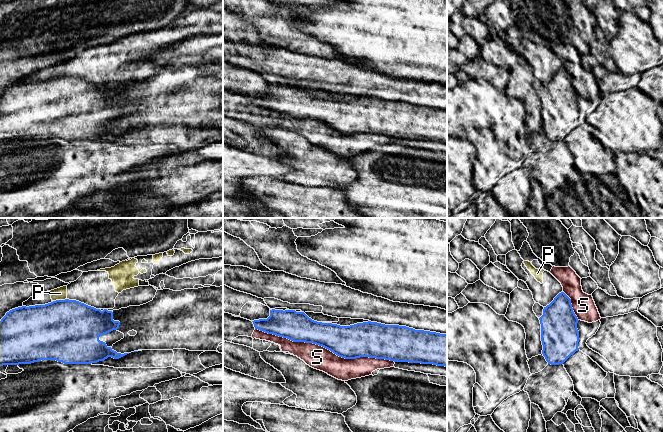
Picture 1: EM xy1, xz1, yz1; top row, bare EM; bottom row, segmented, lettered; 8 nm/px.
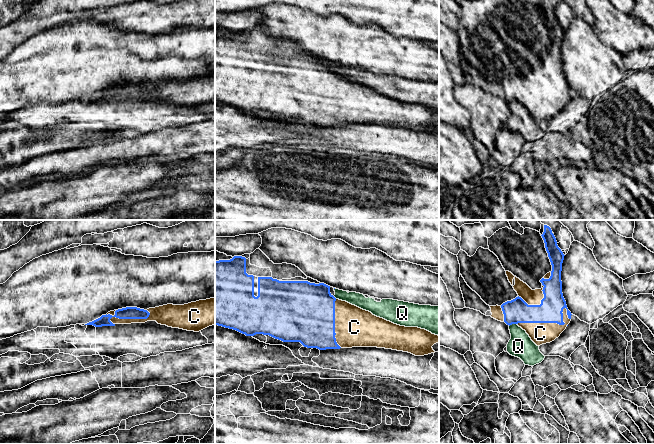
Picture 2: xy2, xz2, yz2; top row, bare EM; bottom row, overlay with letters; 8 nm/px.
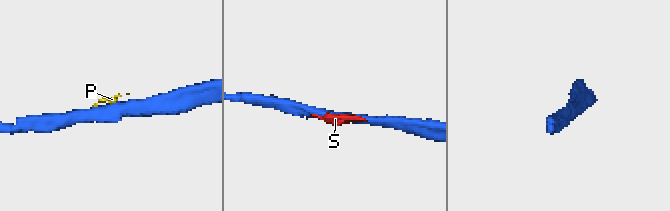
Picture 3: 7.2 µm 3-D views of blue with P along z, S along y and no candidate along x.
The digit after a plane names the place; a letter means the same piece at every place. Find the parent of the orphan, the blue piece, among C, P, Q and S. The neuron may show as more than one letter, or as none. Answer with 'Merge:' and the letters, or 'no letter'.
Merge: C

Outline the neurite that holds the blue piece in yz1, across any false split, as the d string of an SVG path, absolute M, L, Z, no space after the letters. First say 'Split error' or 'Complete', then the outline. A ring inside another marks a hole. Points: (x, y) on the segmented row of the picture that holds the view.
Complete. M564 292L559 293L544 307L539 320L543 356L548 364L563 364L579 350L579 320L573 311L571 299Z

